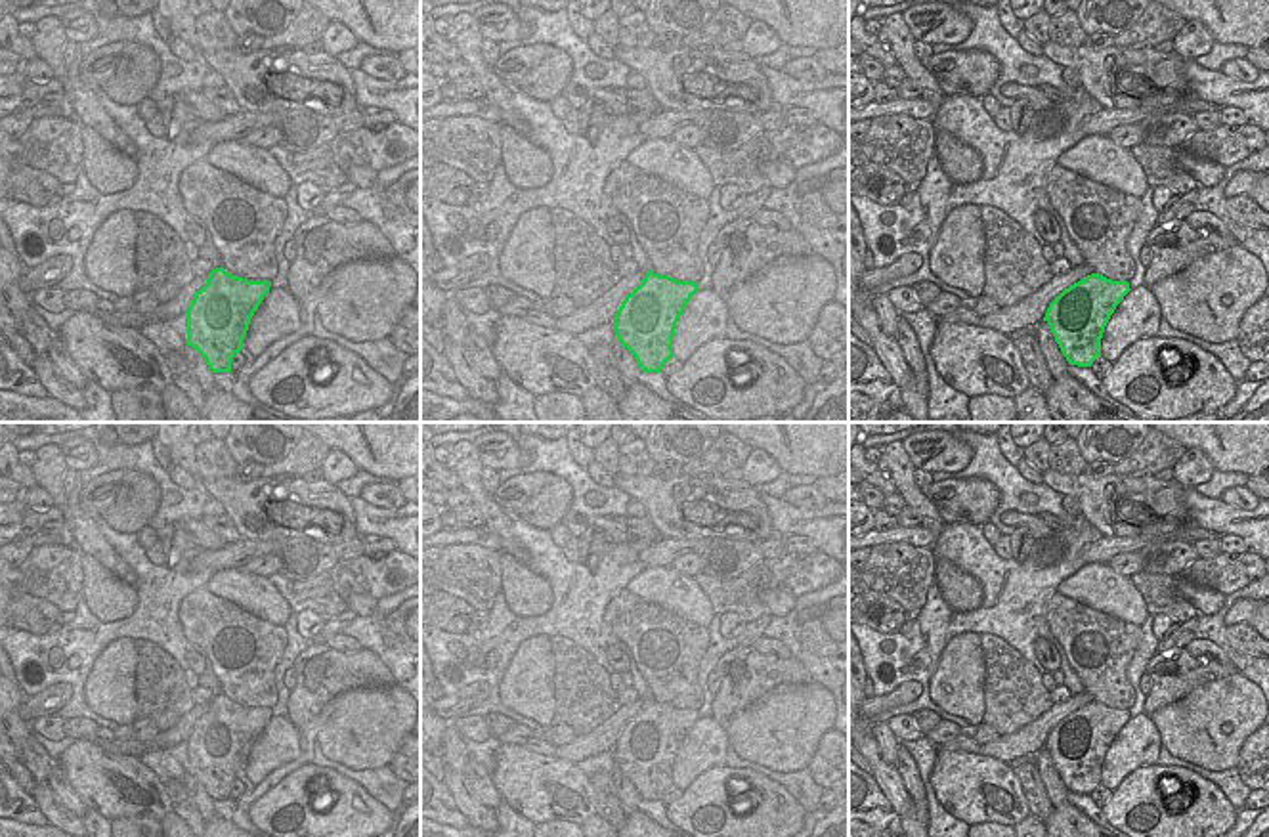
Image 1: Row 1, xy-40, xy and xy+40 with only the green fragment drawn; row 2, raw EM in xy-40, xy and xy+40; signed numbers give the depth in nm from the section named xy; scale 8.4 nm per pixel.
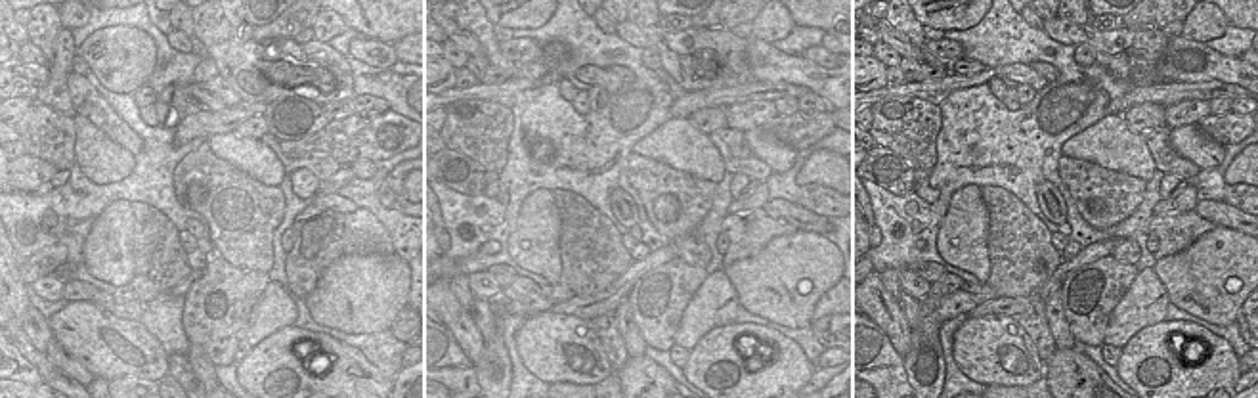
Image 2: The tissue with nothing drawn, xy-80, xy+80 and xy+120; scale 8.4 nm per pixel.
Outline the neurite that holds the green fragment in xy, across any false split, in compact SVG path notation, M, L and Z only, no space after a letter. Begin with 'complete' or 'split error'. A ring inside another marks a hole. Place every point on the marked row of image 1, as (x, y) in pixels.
complete | M650 269L625 296L613 317L613 331L621 346L634 355L640 371L661 373L675 357L677 323L698 290L694 281L677 281Z

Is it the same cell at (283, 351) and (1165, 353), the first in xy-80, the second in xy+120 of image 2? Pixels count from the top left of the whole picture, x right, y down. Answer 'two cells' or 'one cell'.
one cell

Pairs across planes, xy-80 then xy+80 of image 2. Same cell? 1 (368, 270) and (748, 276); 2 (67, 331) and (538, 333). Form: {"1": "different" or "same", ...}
{"1": "same", "2": "same"}

